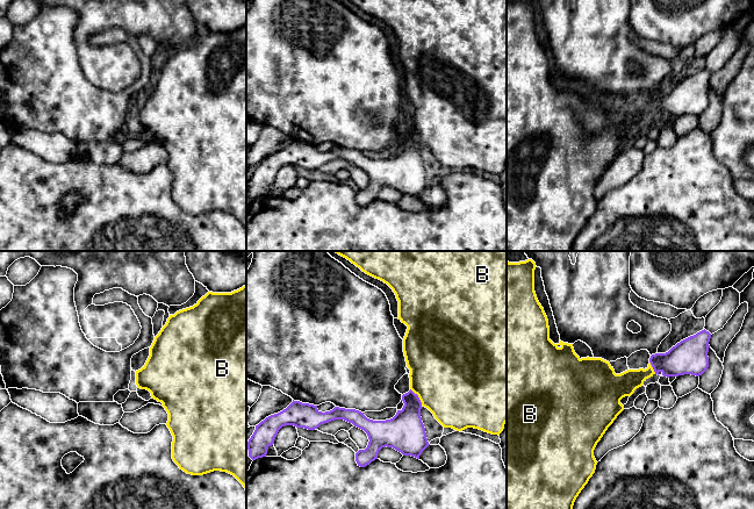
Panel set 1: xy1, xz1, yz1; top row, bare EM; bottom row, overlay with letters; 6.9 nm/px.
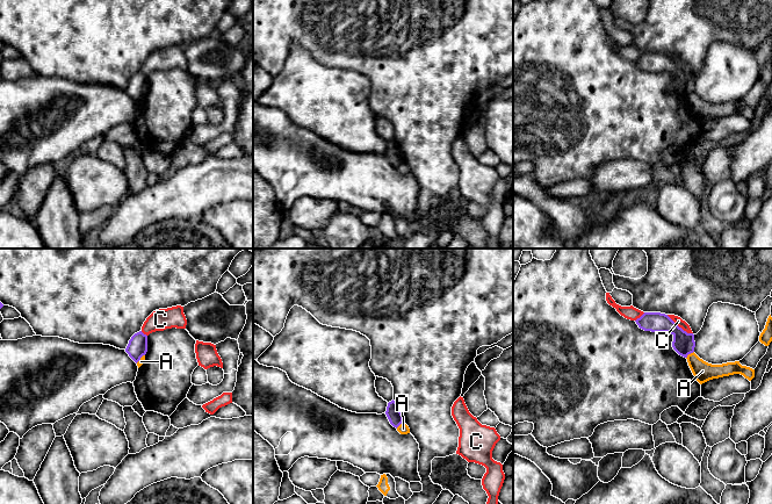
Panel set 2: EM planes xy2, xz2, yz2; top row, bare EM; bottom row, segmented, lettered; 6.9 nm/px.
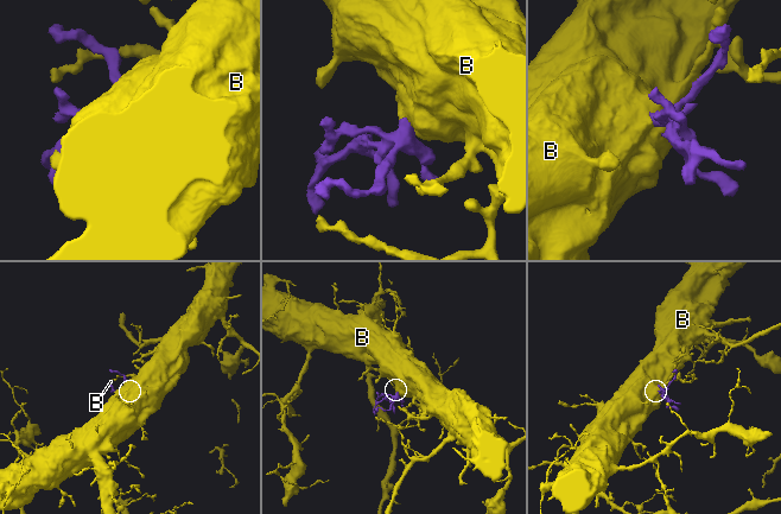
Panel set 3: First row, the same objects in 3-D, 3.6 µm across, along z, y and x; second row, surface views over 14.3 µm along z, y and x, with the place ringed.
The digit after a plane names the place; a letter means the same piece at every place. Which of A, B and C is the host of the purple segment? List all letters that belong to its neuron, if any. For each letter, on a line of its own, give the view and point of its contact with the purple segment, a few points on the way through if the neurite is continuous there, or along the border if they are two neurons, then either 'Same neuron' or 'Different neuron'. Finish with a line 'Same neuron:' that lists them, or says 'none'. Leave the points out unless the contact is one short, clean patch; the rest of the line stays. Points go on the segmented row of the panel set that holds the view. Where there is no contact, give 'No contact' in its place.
A: Touches purple at yz2 (688, 353). Boundary: yz2 (693, 351), (686, 358). Different neuron
B: Touches purple at xz1 (417, 396). Path across: xz1 (406, 430), (413, 401), (417, 396), (445, 373). Same neuron
C: Touches purple at yz2 (678, 326). Different neuron
Same neuron: B

